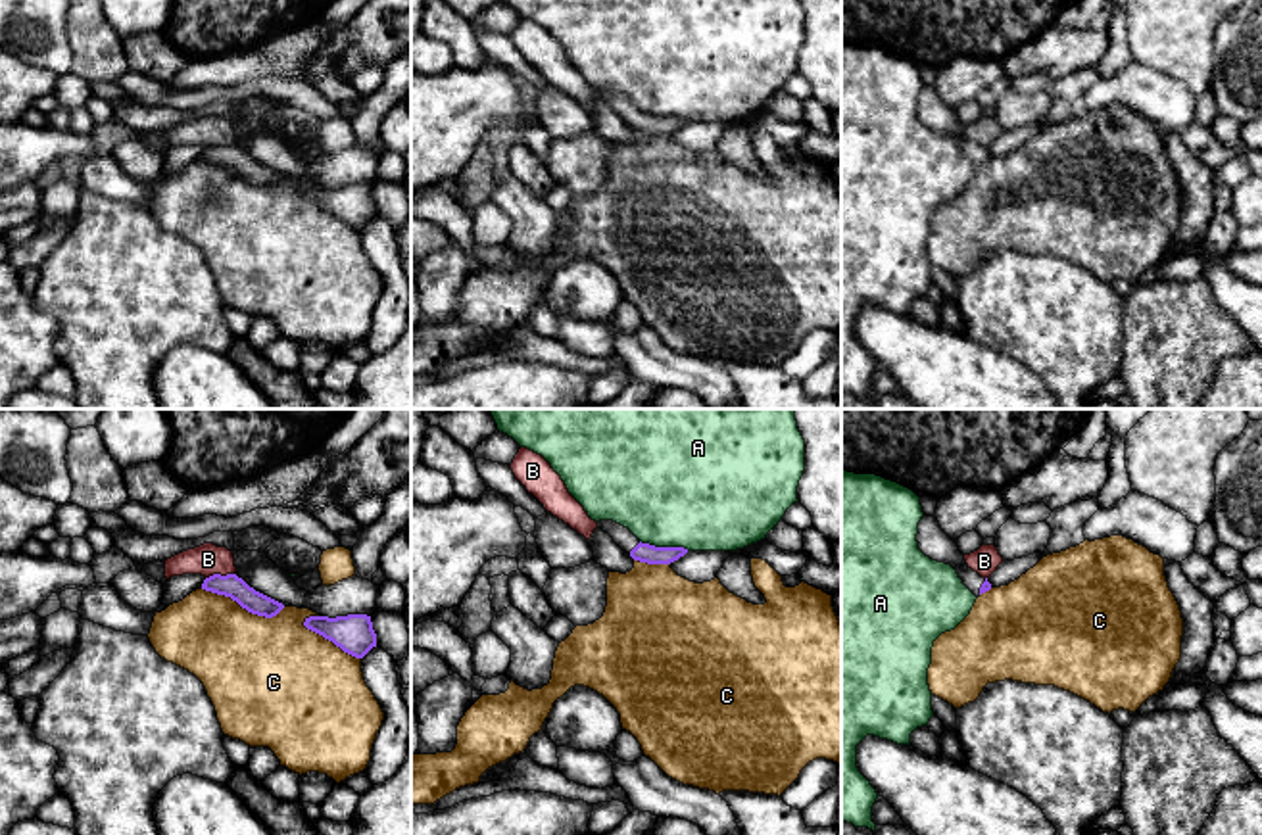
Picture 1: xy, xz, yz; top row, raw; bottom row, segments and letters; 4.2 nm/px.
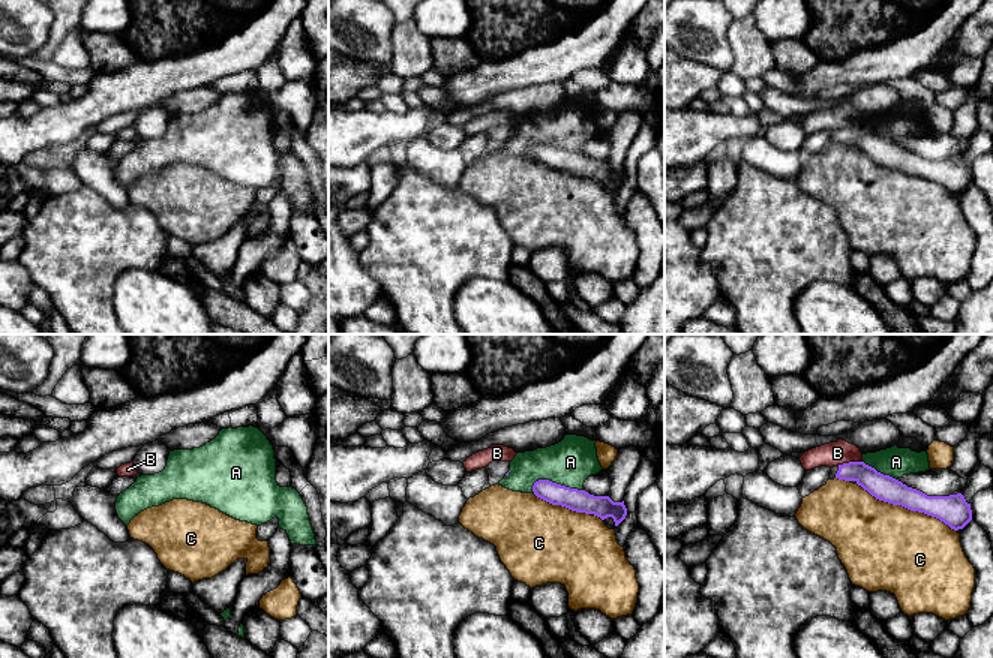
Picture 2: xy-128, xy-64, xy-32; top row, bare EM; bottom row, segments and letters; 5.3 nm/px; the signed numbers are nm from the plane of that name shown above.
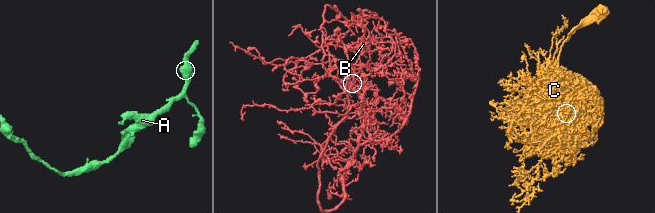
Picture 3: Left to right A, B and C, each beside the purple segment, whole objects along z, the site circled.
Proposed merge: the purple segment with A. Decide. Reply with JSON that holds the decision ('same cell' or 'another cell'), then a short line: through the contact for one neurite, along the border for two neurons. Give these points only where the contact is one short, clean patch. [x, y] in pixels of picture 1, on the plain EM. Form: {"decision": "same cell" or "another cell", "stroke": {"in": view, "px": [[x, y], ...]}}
{"decision": "another cell"}

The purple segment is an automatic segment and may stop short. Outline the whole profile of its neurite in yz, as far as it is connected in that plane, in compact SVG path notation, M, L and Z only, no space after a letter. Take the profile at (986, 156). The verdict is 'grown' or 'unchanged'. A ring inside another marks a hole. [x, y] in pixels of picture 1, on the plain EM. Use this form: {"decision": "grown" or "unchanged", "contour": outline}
{"decision": "grown", "contour": "M922 86L918 92L918 104L916 104L918 119L930 127L932 131L951 134L962 154L980 167L982 163L991 159L991 154L987 148L982 148L978 142L974 142L966 131L964 125L959 121L955 109L951 109L939 96L935 86Z"}

